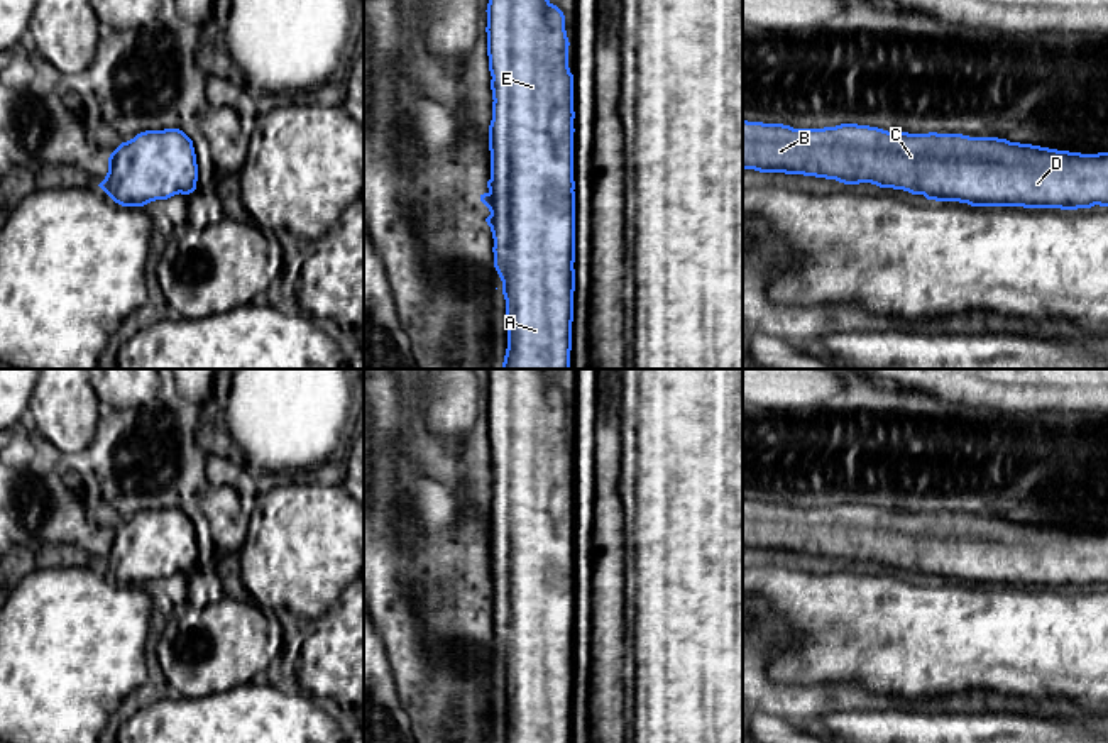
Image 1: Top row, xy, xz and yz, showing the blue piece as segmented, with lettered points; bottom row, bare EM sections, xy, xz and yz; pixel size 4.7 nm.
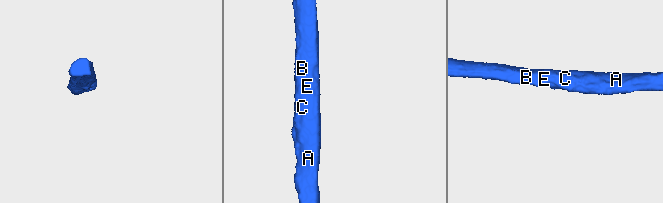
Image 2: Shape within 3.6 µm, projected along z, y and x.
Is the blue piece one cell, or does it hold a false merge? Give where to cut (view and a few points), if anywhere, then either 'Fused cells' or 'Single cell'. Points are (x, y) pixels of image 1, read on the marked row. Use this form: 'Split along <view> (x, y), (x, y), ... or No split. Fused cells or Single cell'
No split. Single cell

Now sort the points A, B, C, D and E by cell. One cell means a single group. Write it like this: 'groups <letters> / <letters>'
groups A B C D E

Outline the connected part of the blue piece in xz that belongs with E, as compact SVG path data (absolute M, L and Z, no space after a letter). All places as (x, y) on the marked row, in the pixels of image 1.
M489 0L487 3L487 56L492 90L492 120L489 125L491 179L480 201L489 208L485 218L494 239L494 267L502 281L507 318L507 349L501 369L570 369L573 291L575 291L575 181L573 181L573 74L568 68L568 37L565 15L550 0Z

